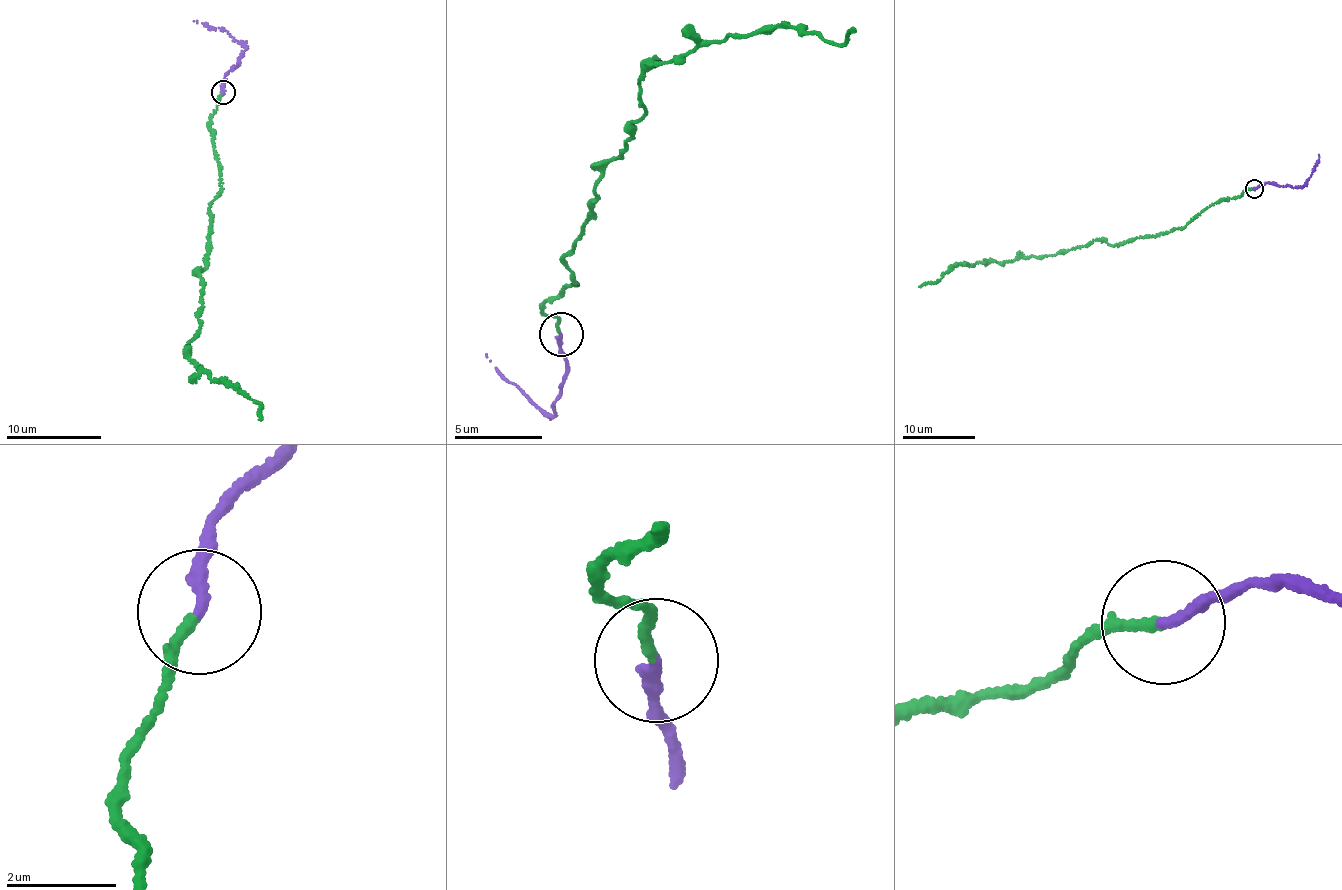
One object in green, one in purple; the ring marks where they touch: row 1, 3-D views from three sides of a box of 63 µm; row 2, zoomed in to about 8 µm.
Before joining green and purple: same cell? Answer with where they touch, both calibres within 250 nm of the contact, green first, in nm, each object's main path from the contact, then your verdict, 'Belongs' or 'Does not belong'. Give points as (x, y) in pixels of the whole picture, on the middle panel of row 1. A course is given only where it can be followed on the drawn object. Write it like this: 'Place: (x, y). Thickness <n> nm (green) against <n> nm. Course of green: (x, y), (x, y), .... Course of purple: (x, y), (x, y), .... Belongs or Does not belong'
Place: (561, 334). Thickness 180 nm (green) against 220 nm. Course of green: (562, 331), (542, 308), (575, 283), (563, 255), (643, 113), (640, 75), (730, 34), (839, 45), (853, 28). Course of purple: (562, 335), (563, 386), (554, 416), (519, 394), (487, 355). Does not belong

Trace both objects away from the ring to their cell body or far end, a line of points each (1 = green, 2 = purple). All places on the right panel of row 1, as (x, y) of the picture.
1: (1253, 188), (1218, 200), (1168, 231), (1114, 246), (1093, 241), (1000, 264), (962, 264), (919, 286)
2: (1254, 188), (1267, 183), (1283, 187), (1303, 186), (1315, 170), (1318, 155)

